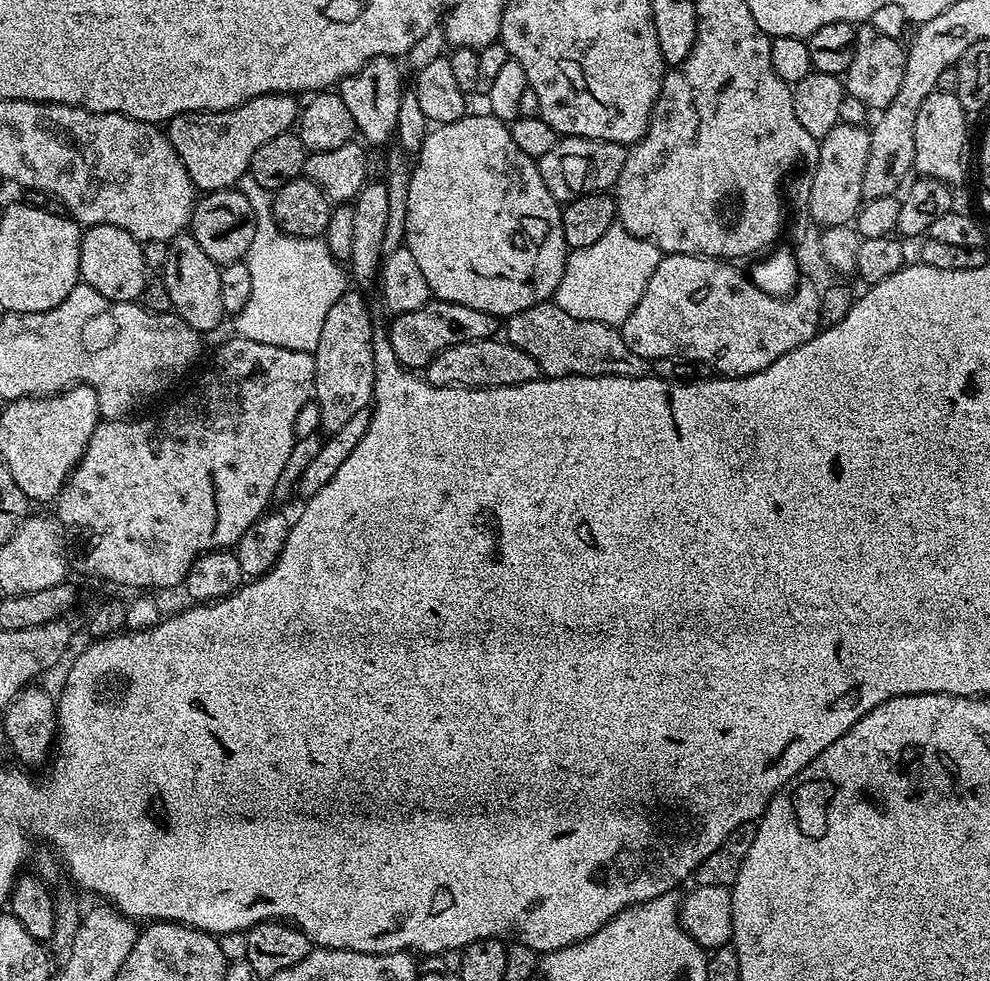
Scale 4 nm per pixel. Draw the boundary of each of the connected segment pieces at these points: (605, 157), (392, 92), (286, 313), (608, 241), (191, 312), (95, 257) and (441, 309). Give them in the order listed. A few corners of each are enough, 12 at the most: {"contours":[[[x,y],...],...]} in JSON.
{"contours":[[[566,136],[539,158],[558,202],[615,189],[622,144]],[[379,56],[338,85],[369,145],[395,137],[406,91],[399,63]],[[250,174],[247,340],[313,353],[346,291],[322,238],[290,236]],[[614,226],[566,258],[554,302],[621,327],[657,244]],[[185,230],[168,243],[162,279],[172,311],[216,329],[221,265]],[[85,227],[80,280],[114,302],[144,295],[141,241]],[[432,298],[391,317],[406,370],[423,370],[460,342],[493,339],[497,317]]]}

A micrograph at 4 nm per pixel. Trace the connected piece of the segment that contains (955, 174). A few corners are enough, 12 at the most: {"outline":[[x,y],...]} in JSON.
{"outline":[[956,93],[930,94],[914,122],[914,168],[957,186],[968,120]]}

